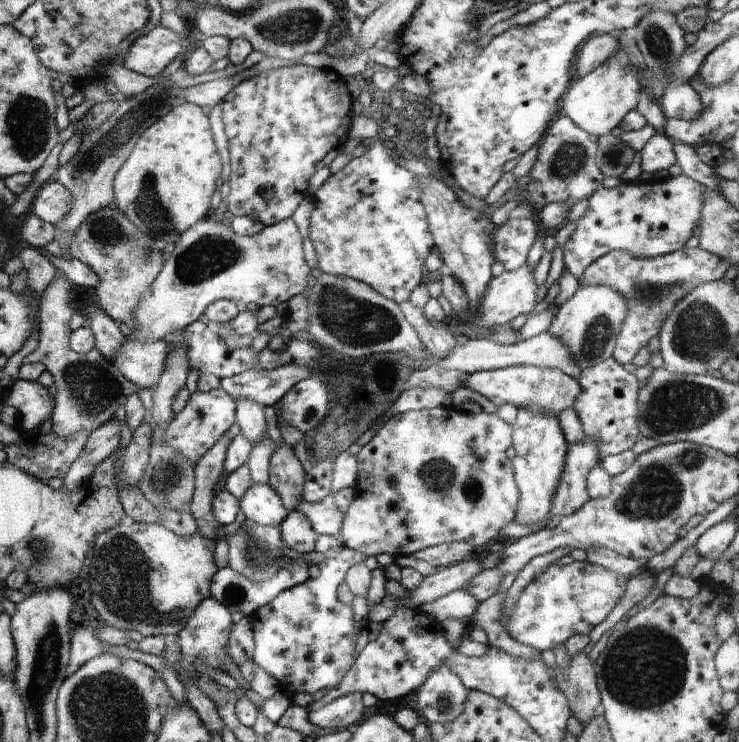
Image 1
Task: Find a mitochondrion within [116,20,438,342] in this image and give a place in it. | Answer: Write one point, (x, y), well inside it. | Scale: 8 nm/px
(210, 256)

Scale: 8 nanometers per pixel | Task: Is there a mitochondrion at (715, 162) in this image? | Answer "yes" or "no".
no

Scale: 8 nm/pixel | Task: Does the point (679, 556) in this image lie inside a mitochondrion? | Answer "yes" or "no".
no

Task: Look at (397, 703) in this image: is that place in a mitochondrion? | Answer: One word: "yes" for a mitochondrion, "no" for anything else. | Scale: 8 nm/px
no

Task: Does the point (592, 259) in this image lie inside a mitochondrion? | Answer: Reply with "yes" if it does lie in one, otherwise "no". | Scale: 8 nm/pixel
no

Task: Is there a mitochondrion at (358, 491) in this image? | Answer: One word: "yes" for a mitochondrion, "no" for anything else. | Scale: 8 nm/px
no

